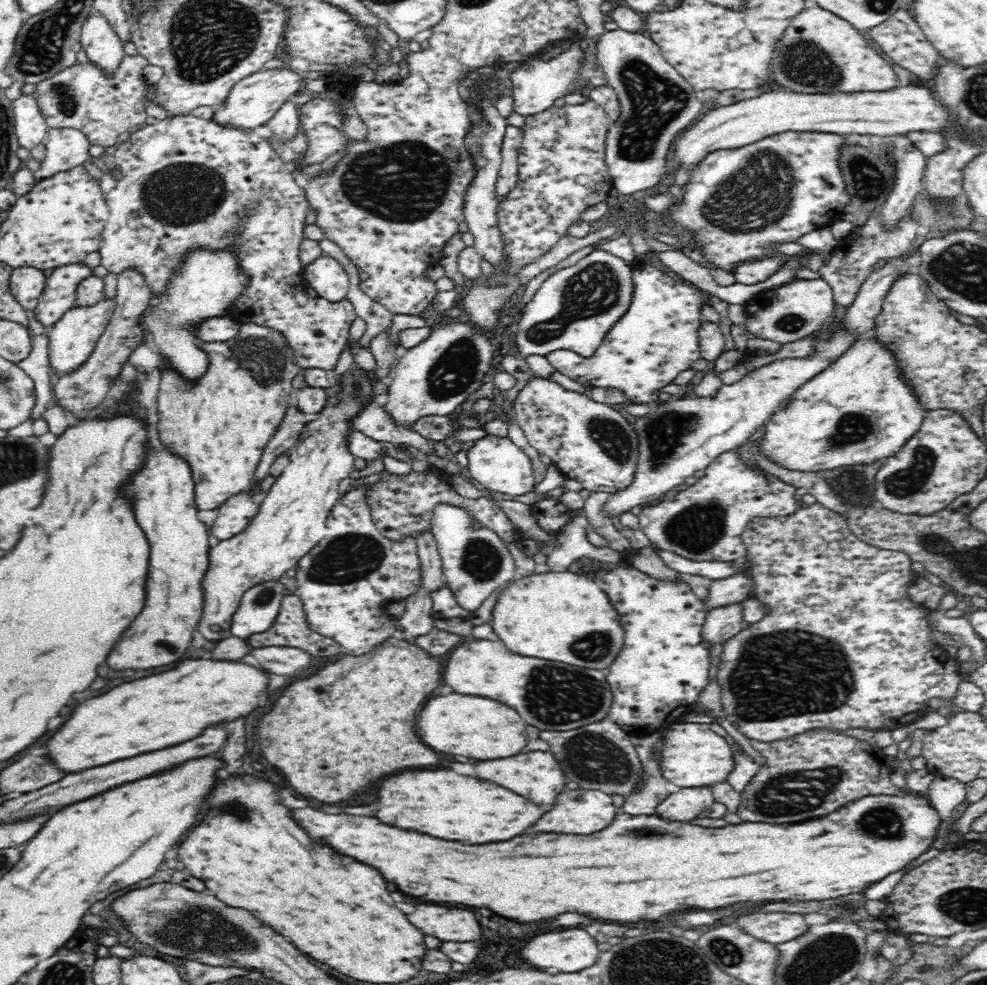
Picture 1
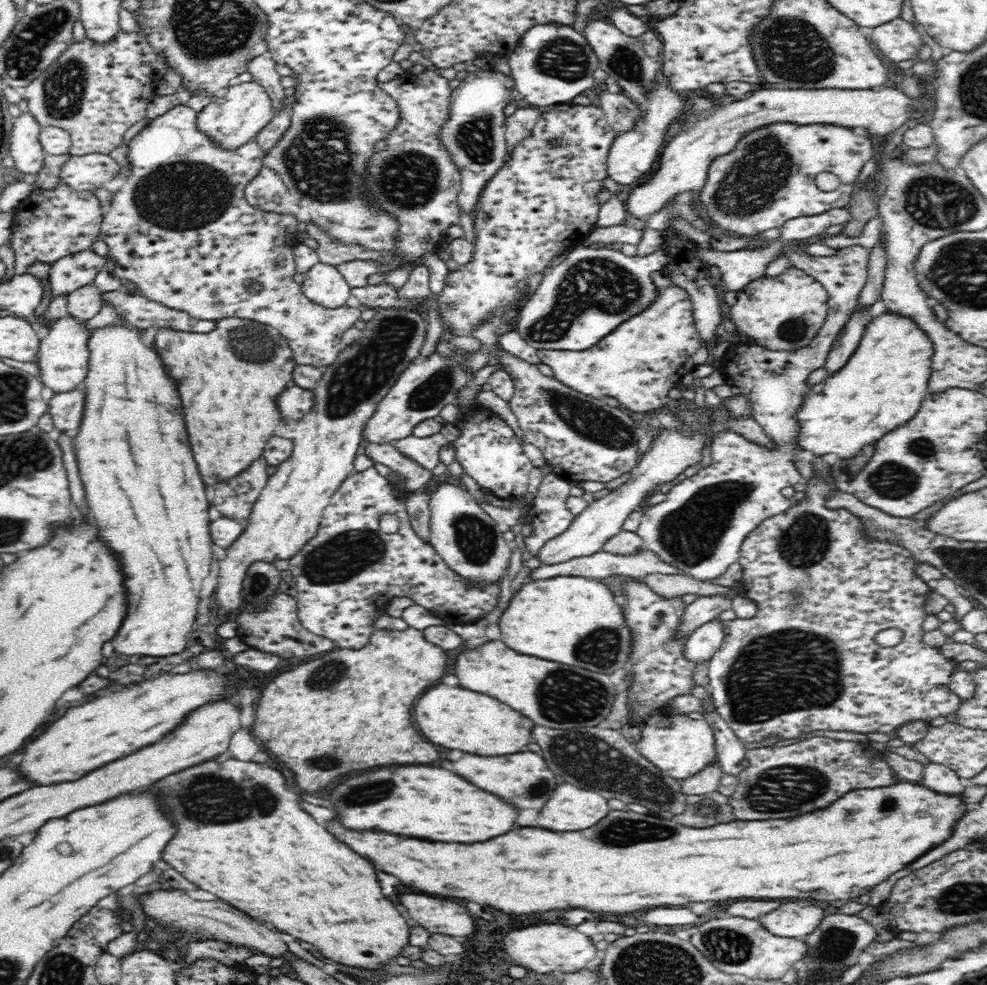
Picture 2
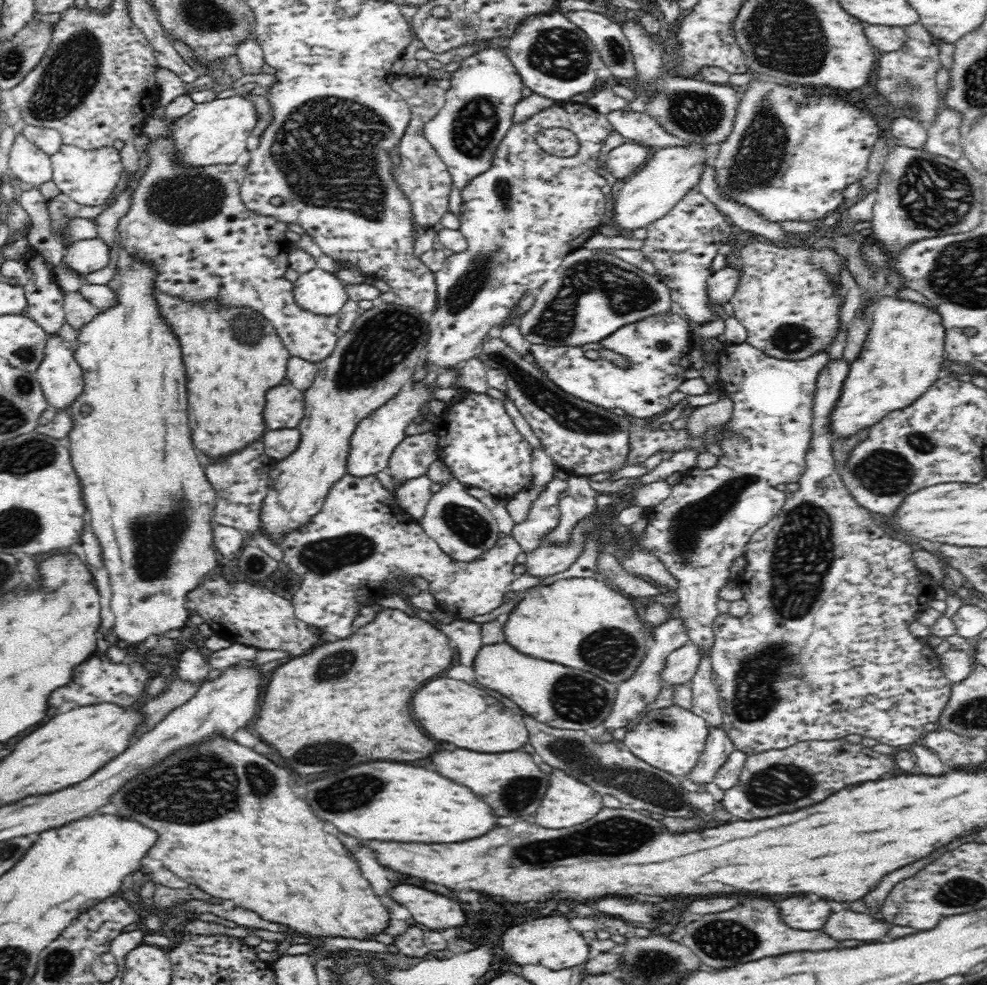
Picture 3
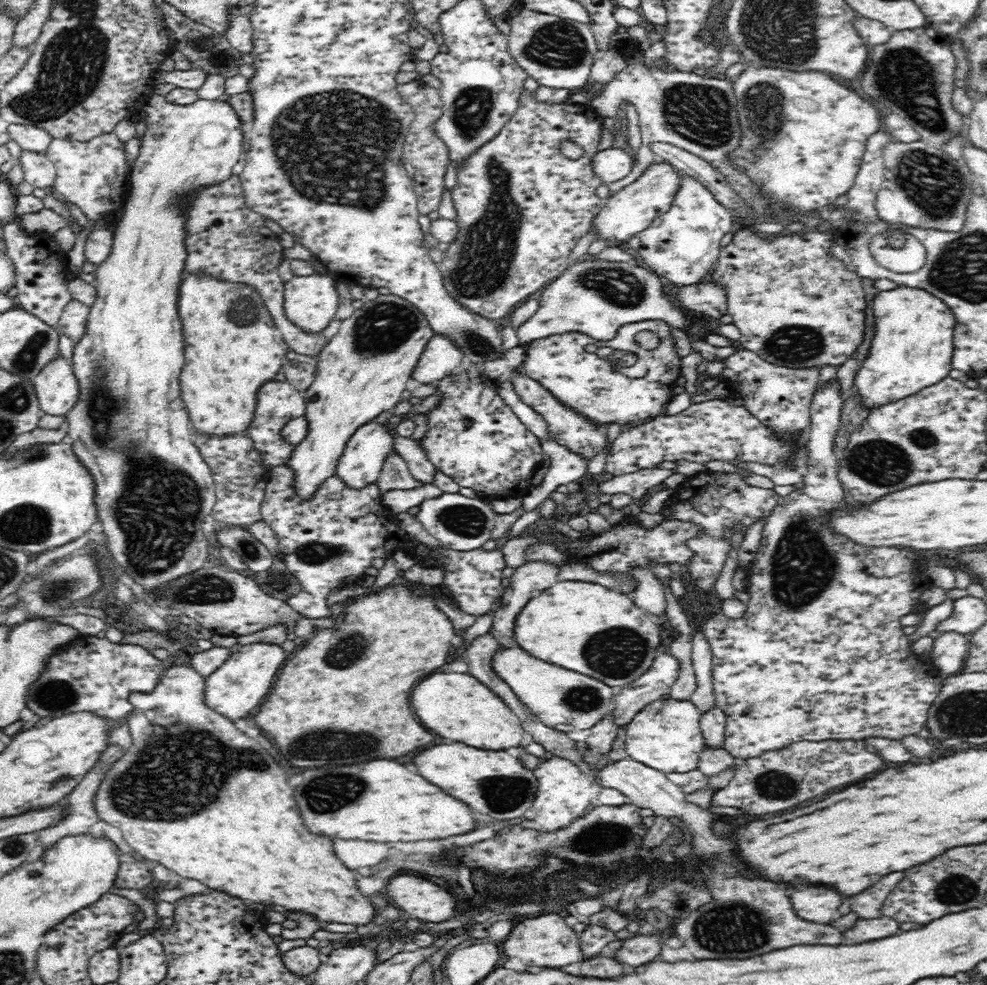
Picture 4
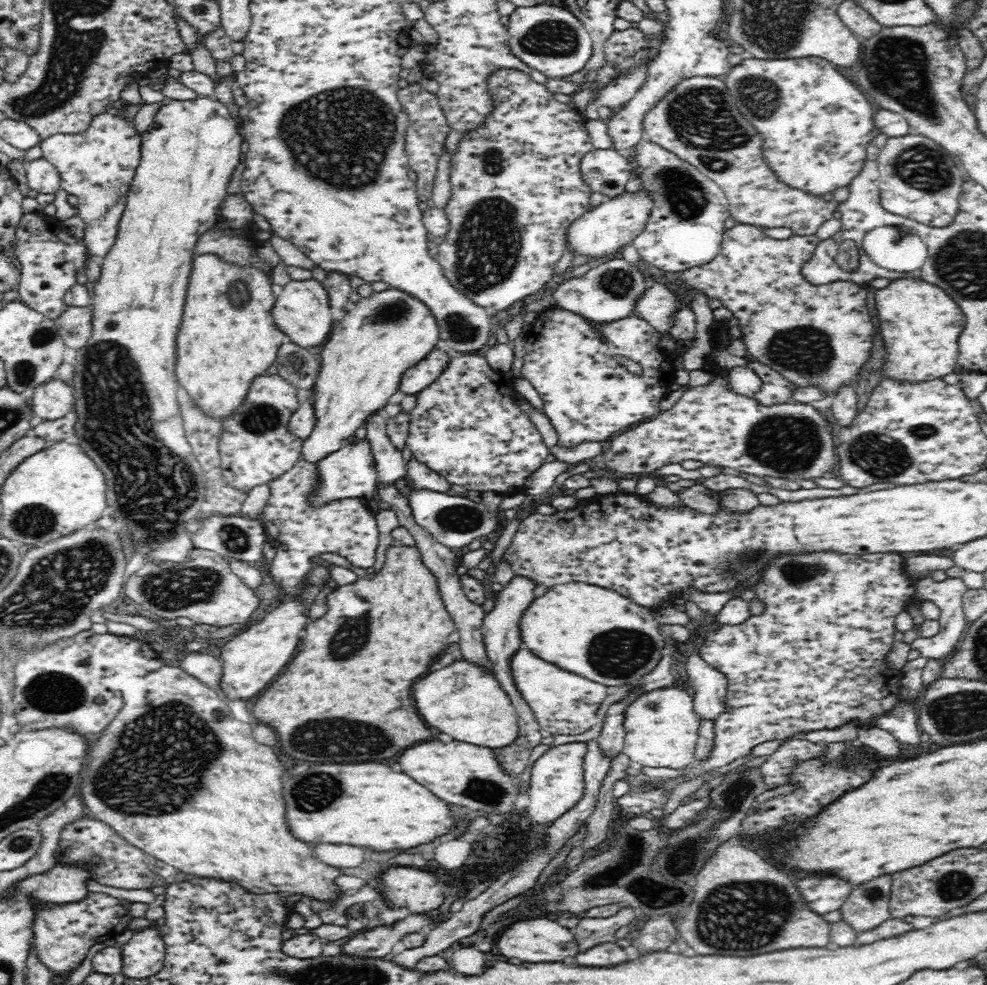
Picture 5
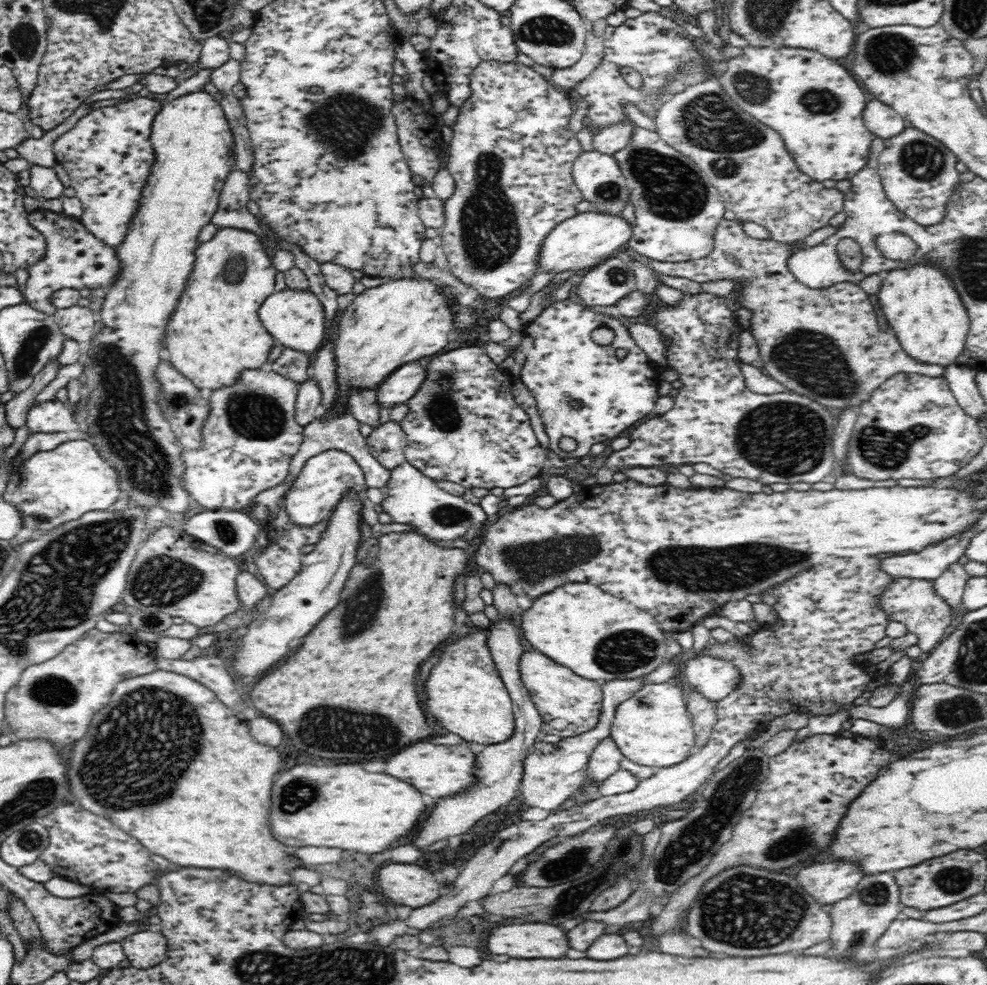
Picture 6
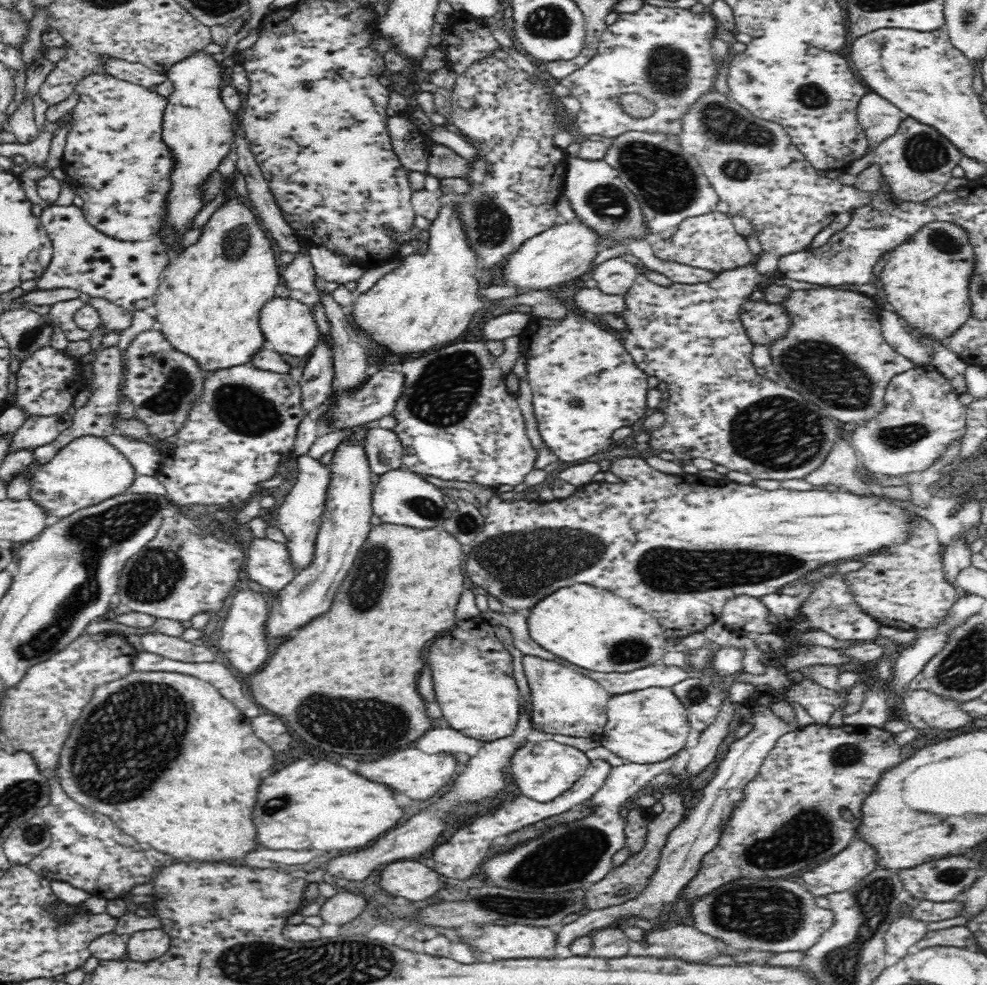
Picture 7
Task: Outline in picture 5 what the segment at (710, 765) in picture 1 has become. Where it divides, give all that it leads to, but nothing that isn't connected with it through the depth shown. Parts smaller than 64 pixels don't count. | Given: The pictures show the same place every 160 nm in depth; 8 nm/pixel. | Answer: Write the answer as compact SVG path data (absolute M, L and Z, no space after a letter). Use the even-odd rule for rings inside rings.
M675 686L654 688L638 694L624 710L622 724L625 727L623 753L635 766L666 766L674 770L697 763L695 747L701 726L690 694Z

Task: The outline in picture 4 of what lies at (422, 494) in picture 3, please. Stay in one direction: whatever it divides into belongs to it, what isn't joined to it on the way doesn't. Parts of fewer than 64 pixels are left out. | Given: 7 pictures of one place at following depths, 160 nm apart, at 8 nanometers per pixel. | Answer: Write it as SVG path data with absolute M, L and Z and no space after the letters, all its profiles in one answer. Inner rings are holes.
M392 448L376 482L378 485L378 499L383 502L383 494L389 490L408 490L420 486L420 481L412 478L407 462Z

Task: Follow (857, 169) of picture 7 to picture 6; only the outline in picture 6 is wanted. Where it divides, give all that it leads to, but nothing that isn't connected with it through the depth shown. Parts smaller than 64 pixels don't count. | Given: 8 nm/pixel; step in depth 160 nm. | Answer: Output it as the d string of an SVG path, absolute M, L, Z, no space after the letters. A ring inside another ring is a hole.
M872 98L866 104L864 124L875 137L883 140L898 136L908 126L905 118L902 118L893 106L878 102L877 98Z

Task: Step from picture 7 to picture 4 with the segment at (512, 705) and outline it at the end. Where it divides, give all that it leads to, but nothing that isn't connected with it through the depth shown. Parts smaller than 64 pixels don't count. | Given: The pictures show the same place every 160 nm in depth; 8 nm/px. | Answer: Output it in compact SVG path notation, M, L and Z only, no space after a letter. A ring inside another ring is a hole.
M438 672L428 676L412 690L412 706L416 710L416 716L428 730L456 742L466 742L468 746L504 750L512 746L521 747L528 741L518 715L490 688L486 688L485 684L478 684L477 678L470 676L468 672Z

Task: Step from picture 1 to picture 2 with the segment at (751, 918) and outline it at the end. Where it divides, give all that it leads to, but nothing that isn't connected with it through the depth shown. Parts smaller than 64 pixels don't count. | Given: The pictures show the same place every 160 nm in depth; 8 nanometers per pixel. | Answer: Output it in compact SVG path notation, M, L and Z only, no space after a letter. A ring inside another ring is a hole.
M788 902L766 914L761 923L776 936L800 938L814 932L822 918L824 910L818 906L802 906L798 902Z

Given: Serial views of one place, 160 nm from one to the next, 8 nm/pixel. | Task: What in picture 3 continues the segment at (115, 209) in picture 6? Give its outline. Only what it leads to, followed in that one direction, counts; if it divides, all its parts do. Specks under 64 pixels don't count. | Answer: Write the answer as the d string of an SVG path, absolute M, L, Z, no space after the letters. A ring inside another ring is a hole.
M62 143L60 148L49 157L53 168L52 181L58 190L84 206L105 204L116 188L116 182L122 176L122 157L120 157L120 150L117 150L114 145L84 150L78 146ZM100 237L91 241L74 243L66 251L64 261L82 277L110 264L110 247Z

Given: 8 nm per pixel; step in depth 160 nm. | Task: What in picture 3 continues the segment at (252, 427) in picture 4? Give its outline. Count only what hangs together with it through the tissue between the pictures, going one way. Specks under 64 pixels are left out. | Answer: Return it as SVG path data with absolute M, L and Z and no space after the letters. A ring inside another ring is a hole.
M292 384L279 385L269 389L265 396L266 402L263 412L266 431L281 428L296 428L304 418L304 395Z

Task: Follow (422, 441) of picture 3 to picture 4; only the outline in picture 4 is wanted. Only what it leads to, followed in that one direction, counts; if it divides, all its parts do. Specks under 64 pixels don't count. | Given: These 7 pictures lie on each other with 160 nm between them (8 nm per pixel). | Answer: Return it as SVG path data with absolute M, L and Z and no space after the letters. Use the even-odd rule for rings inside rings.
M389 424L388 431L392 434L393 448L407 462L410 474L420 484L433 484L434 476L437 473L435 466L428 460L424 449L418 441L410 440L400 436L392 424Z

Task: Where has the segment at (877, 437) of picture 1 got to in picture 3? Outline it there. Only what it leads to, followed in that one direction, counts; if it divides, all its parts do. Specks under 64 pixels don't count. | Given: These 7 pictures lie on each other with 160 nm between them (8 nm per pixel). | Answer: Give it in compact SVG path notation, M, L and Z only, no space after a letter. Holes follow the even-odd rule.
M888 291L874 302L873 321L857 359L849 364L849 373L842 388L840 400L831 414L831 434L846 438L860 428L870 428L893 410L906 408L916 398L926 393L943 375L946 328L942 327L942 315L922 303L894 297Z

